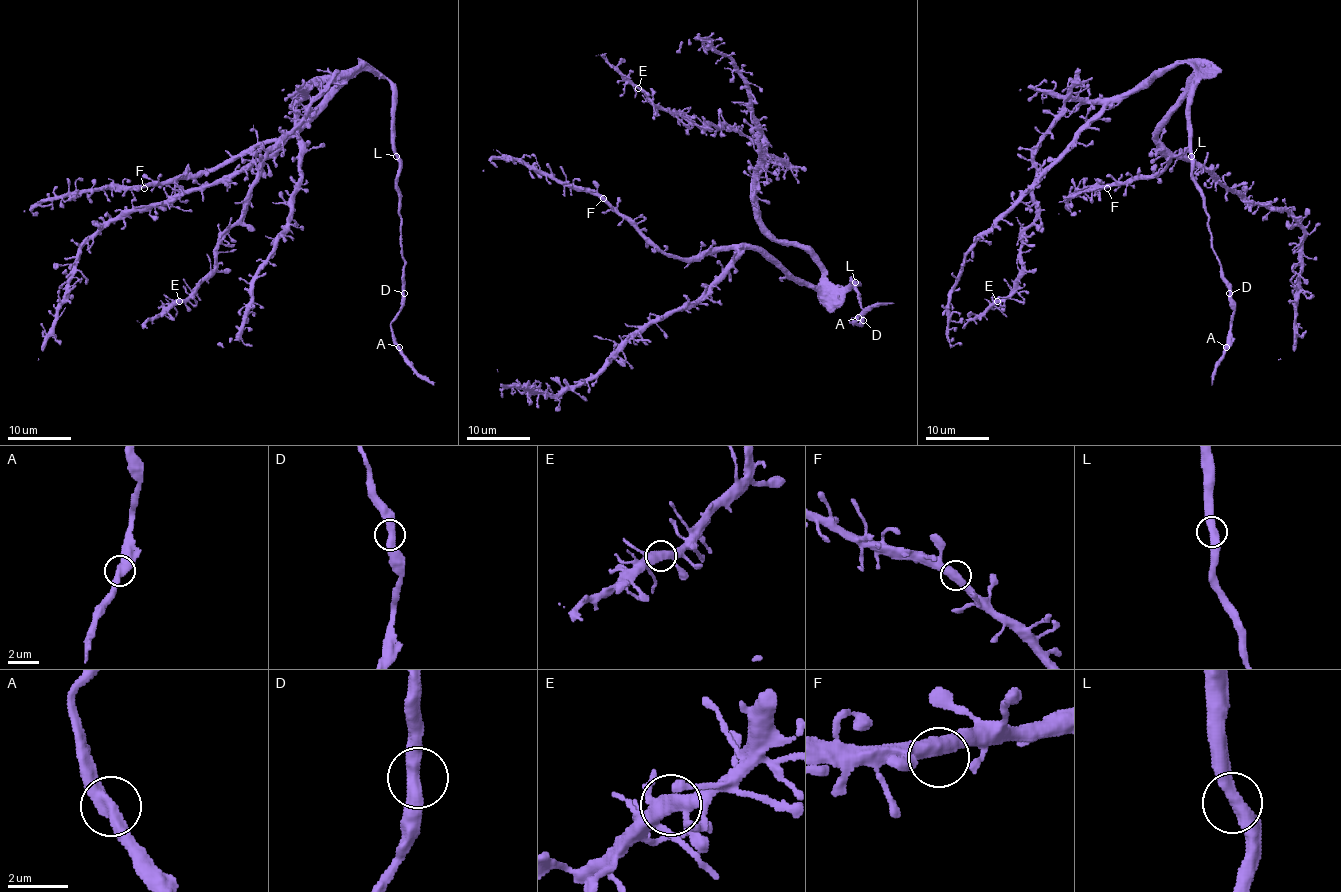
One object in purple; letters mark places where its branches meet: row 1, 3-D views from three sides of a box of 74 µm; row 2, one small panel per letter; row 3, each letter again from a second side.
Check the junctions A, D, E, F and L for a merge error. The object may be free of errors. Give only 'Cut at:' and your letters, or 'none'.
Cut at: none

